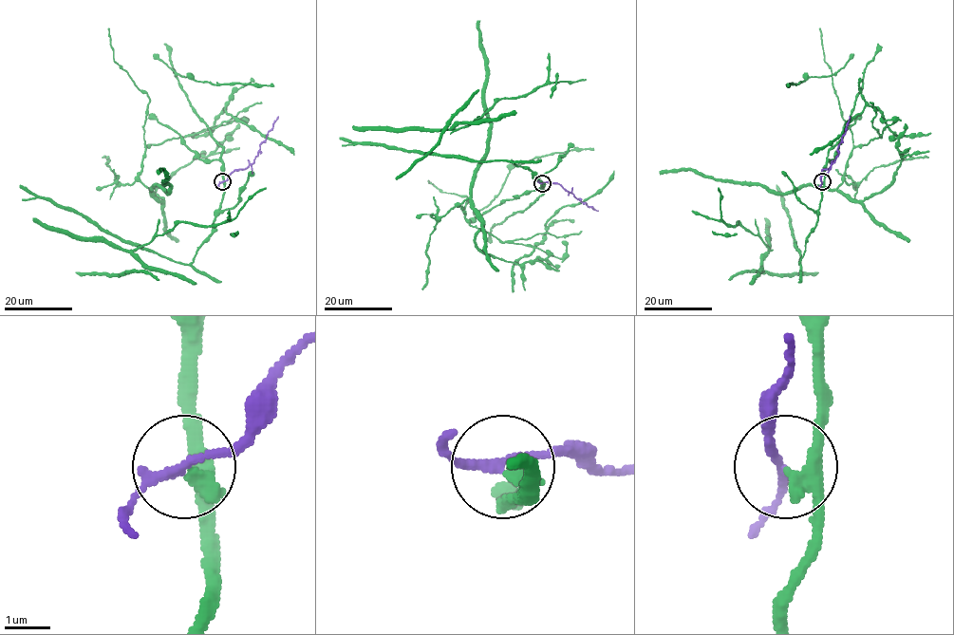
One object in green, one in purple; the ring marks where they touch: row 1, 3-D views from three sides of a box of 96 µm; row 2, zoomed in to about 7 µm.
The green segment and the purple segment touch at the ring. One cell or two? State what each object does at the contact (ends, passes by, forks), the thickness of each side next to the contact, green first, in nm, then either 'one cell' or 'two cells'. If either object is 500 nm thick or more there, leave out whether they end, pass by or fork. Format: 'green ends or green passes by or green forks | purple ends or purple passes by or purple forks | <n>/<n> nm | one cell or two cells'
green passes by | purple passes by | 280/180 nm | two cells

